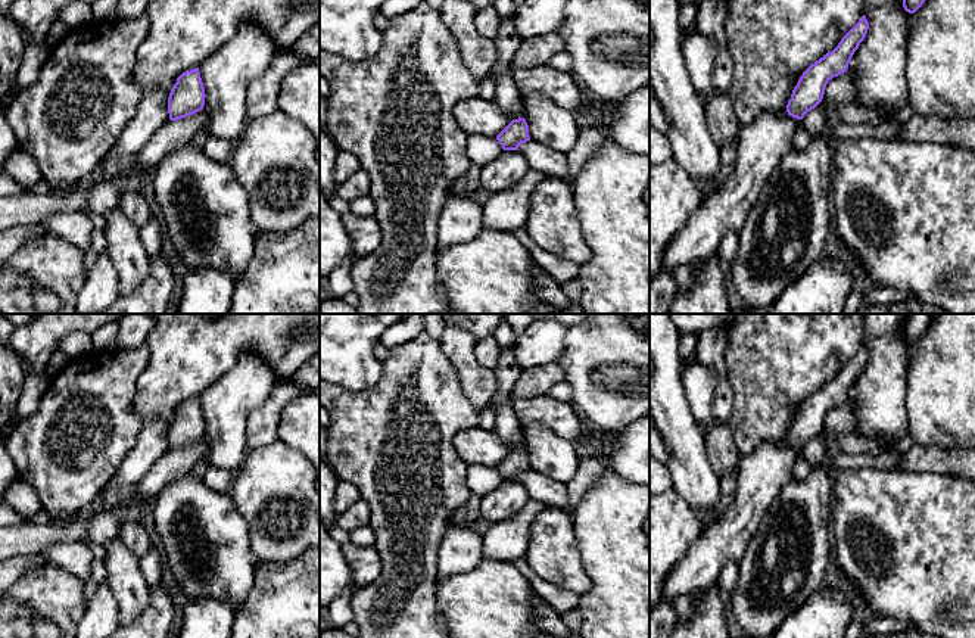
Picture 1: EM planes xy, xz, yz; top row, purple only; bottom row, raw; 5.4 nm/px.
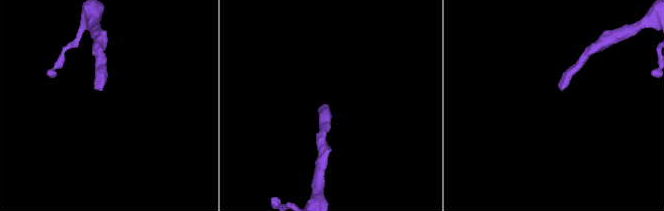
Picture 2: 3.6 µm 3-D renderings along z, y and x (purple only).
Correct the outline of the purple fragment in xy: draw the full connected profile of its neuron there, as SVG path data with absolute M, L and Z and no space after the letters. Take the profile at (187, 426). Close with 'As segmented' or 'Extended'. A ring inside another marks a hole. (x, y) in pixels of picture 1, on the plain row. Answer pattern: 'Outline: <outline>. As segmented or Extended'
Outline: M199 398L183 402L174 414L168 427L168 444L171 451L190 446L205 436L205 417Z. As segmented

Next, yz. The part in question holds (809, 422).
Outline: M863 345L832 382L803 402L786 435L789 446L803 449L809 441L822 432L828 411L847 402L848 393L865 370L867 360L869 352Z. As segmented

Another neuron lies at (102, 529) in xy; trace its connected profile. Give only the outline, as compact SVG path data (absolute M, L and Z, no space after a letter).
M96 513L88 523L88 539L105 545L109 541L119 538L121 523L115 519L108 517L103 513Z

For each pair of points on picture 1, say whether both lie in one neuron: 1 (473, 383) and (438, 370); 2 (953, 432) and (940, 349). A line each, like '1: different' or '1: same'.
1: different
2: same

